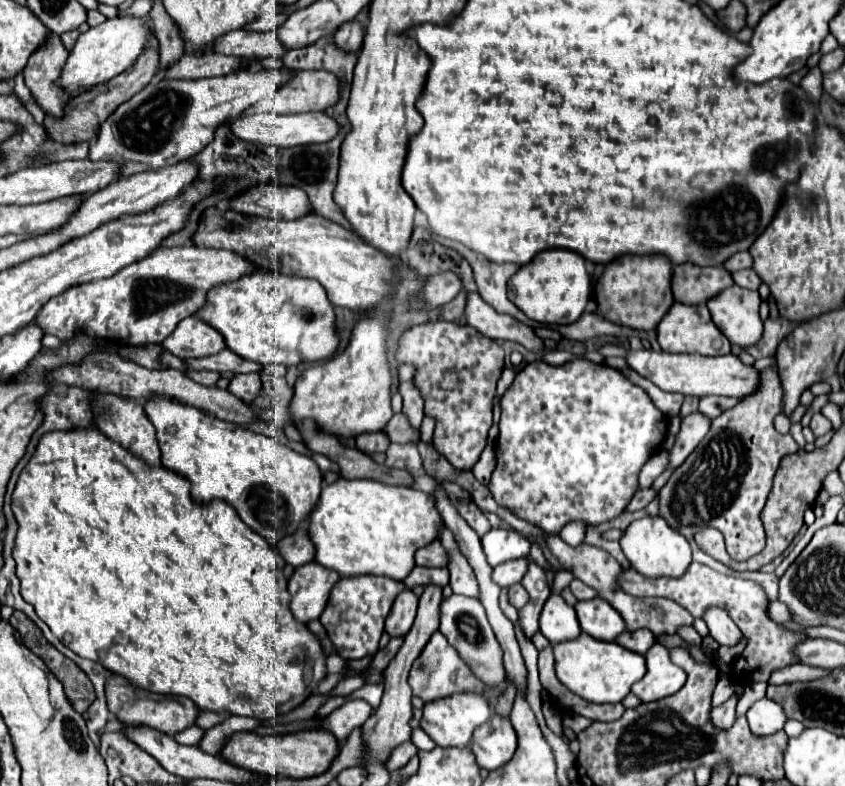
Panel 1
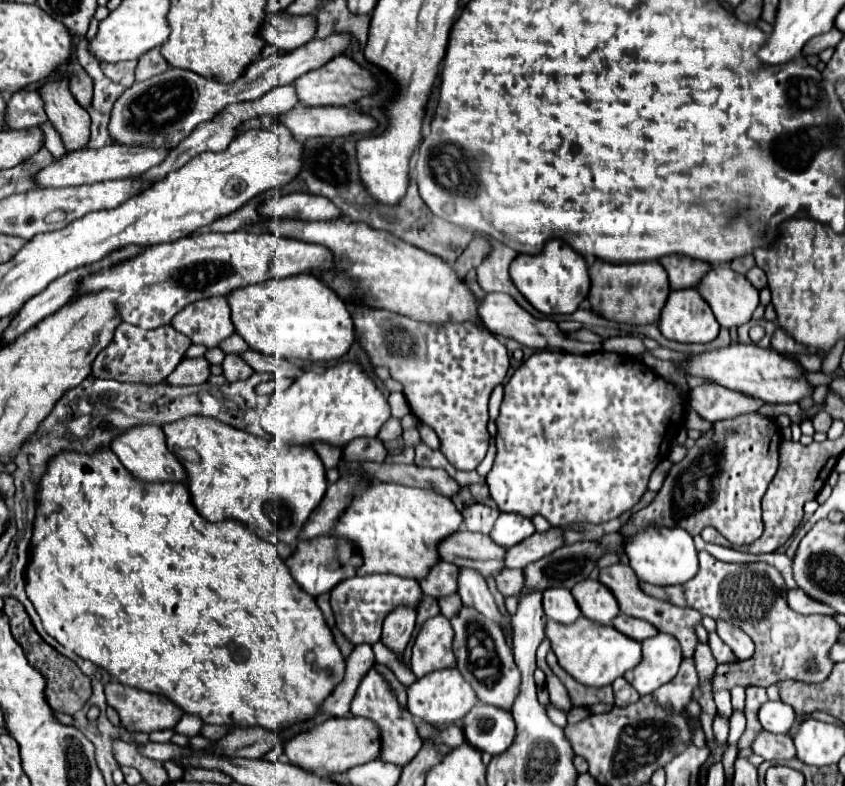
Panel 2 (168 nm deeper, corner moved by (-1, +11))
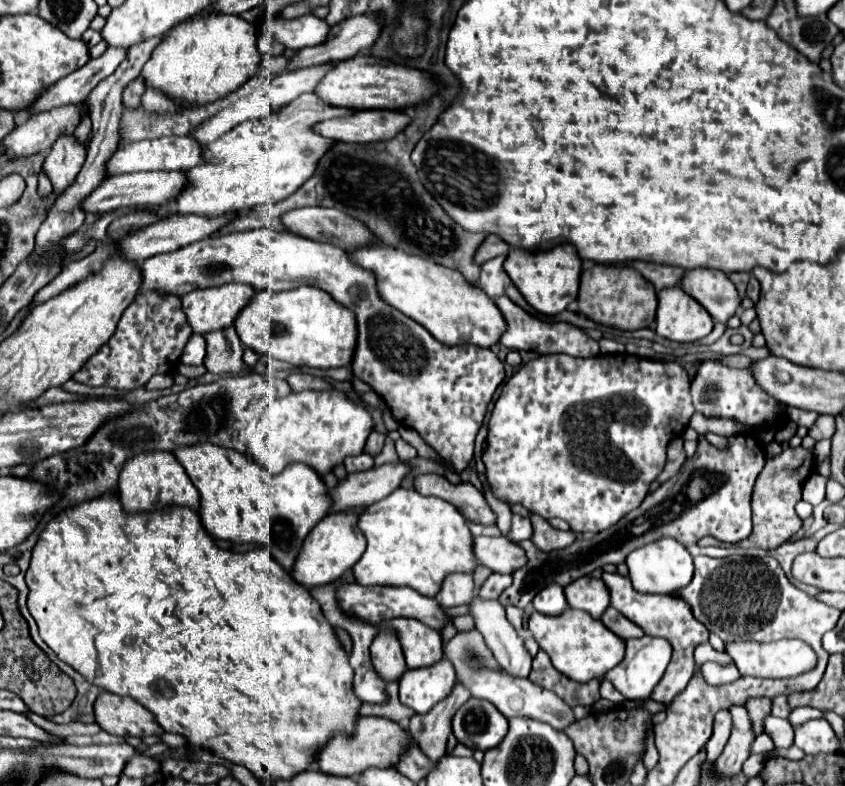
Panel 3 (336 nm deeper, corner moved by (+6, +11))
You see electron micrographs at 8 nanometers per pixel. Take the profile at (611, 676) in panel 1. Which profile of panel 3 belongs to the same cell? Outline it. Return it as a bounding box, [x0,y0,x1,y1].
[528,609,626,683]

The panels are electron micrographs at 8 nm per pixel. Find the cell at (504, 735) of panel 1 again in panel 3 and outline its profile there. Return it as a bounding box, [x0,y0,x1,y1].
[452,699,508,751]

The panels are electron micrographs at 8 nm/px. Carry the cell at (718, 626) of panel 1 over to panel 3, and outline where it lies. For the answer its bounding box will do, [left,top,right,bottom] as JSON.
[726,641,816,677]

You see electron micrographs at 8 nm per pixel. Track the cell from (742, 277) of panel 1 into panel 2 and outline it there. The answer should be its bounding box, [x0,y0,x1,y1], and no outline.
[745,267,767,289]

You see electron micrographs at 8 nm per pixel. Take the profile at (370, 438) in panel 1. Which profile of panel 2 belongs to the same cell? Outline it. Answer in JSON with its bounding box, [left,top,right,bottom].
[343,437,387,463]

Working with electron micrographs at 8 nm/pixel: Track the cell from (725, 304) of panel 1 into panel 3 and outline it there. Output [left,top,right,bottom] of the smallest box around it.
[680,269,742,323]

